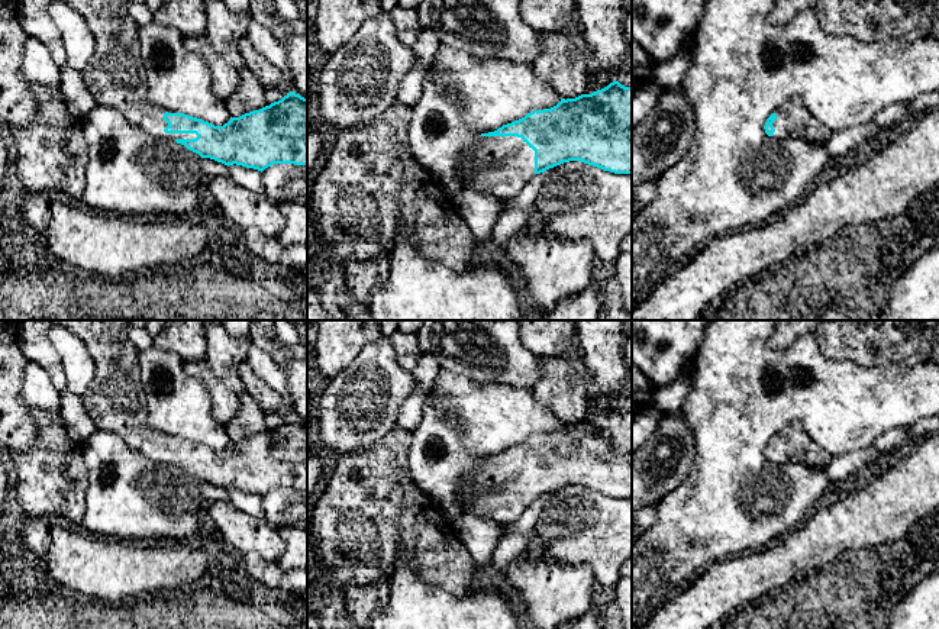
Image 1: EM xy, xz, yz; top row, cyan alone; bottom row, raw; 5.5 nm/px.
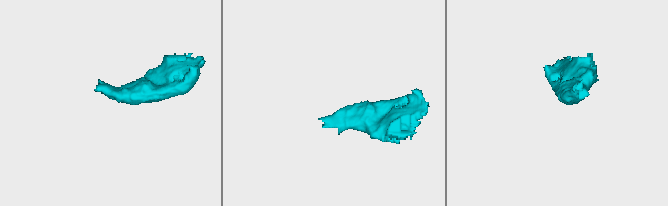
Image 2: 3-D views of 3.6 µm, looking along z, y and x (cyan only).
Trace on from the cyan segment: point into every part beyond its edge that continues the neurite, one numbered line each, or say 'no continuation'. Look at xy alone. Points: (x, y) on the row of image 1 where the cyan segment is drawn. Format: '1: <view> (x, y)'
1: xy (115, 74)

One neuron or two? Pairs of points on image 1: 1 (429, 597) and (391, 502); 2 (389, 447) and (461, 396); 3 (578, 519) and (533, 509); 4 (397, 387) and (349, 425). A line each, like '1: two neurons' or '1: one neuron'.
1: two neurons
2: two neurons
3: two neurons
4: one neuron

